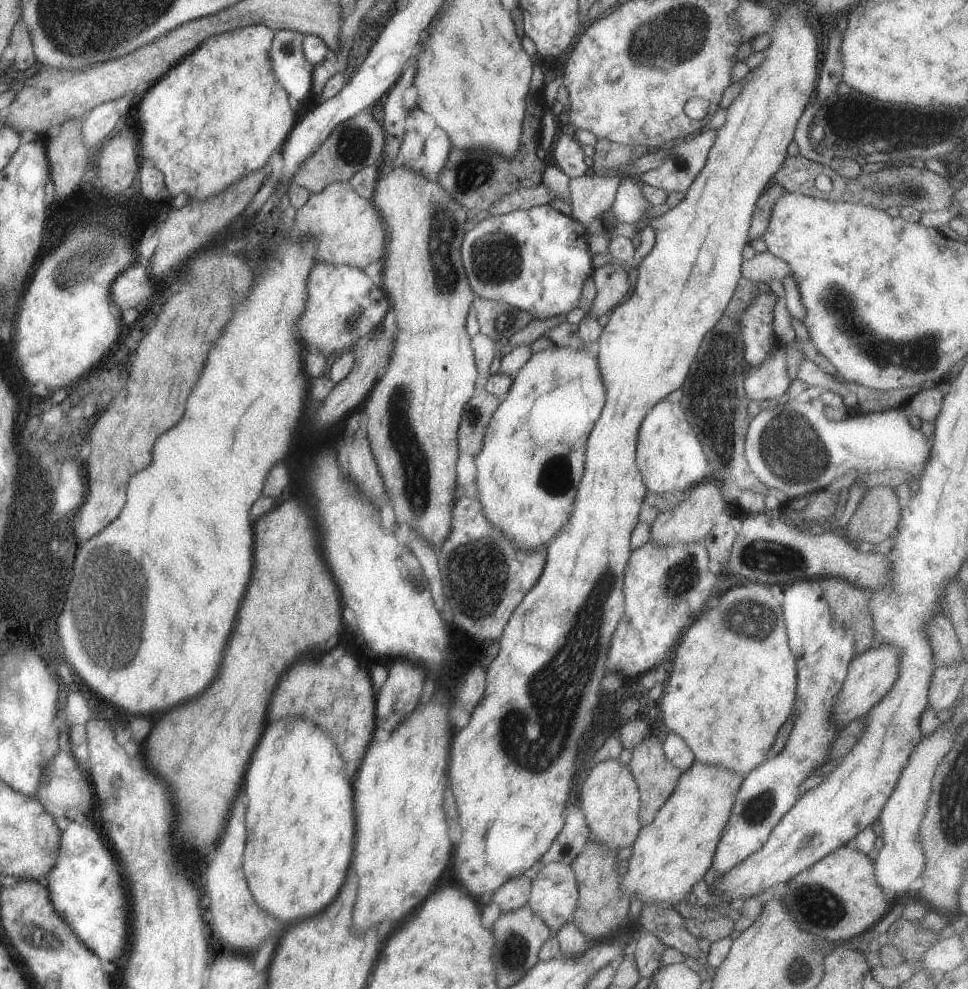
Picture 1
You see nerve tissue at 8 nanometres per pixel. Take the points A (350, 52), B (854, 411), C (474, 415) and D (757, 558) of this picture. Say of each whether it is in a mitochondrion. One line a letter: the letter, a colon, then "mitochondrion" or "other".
A: other
B: other
C: mitochondrion
D: mitochondrion

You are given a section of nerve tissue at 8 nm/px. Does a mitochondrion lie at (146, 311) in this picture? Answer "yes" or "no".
no

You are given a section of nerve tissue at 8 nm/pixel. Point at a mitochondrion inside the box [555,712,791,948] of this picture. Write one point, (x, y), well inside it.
(761, 804)

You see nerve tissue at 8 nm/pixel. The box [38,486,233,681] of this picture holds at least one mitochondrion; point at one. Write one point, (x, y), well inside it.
(48, 532)

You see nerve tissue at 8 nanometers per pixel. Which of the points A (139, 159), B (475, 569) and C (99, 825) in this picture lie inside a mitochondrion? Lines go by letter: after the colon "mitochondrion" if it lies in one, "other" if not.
A: other
B: mitochondrion
C: other

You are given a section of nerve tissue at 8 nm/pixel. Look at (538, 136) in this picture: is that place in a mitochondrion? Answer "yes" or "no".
no

